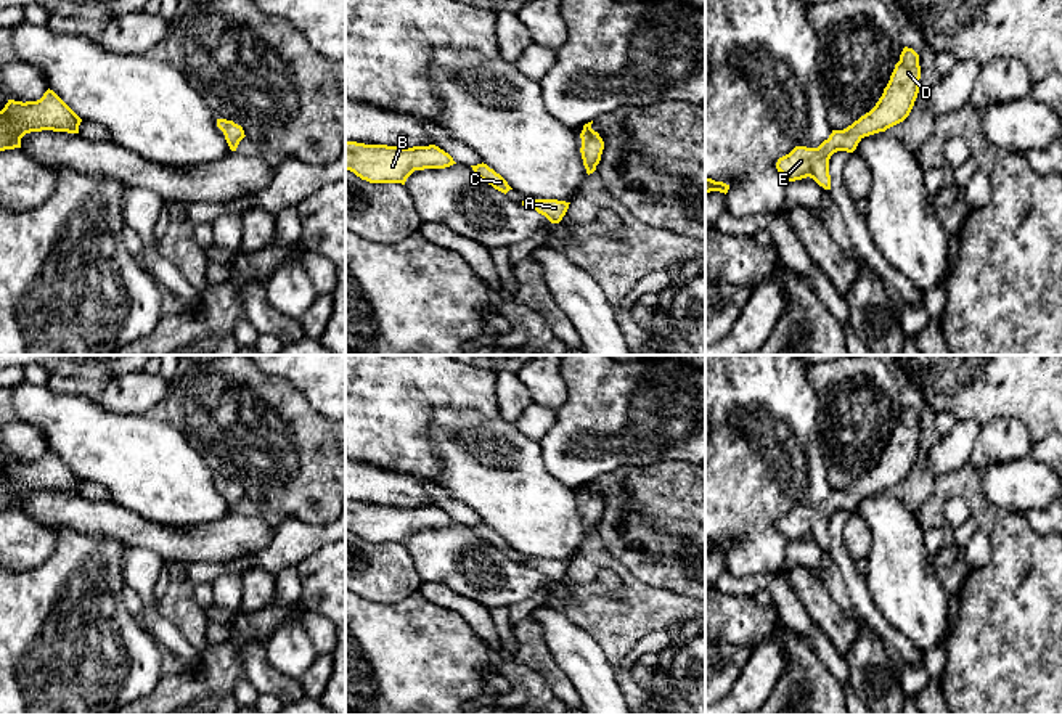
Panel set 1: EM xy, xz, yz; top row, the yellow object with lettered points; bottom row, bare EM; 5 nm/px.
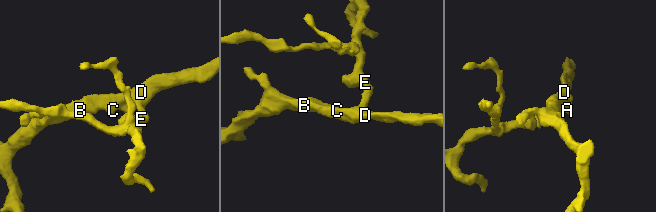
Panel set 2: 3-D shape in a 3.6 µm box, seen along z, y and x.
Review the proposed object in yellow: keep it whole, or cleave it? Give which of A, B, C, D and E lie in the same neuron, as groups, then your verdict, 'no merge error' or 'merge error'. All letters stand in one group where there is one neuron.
groups A B C D E; no merge error

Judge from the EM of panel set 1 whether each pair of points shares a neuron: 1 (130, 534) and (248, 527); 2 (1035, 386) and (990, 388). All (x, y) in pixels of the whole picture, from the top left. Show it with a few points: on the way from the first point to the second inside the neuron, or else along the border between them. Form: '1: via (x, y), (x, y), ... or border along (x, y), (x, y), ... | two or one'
1: via (159, 540), (219, 542) | one
2: via (1024, 386), (1001, 388) | one

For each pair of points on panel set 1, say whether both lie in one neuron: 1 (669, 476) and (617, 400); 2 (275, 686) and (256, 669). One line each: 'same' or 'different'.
1: different
2: same

